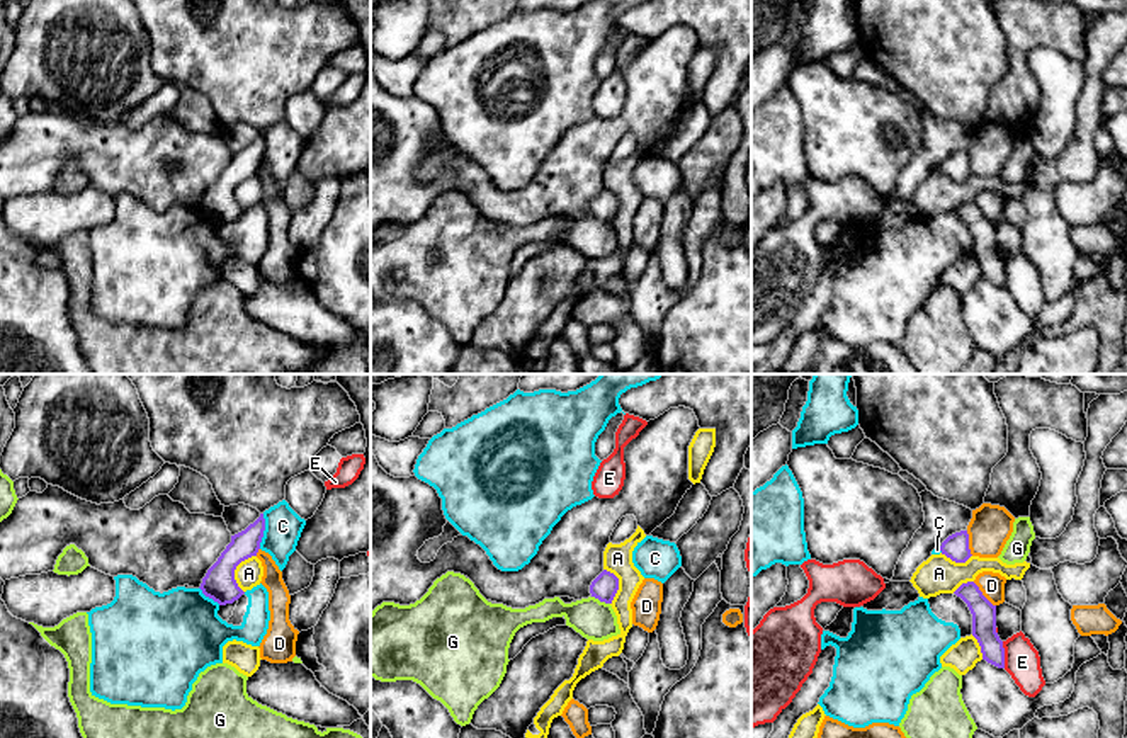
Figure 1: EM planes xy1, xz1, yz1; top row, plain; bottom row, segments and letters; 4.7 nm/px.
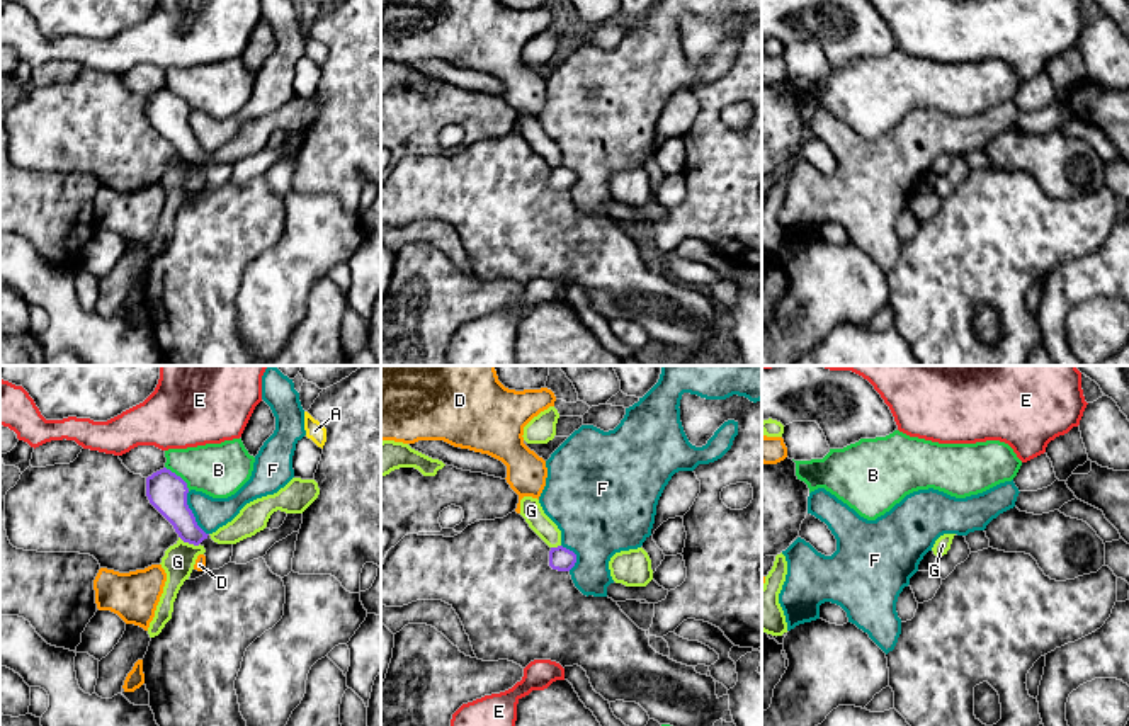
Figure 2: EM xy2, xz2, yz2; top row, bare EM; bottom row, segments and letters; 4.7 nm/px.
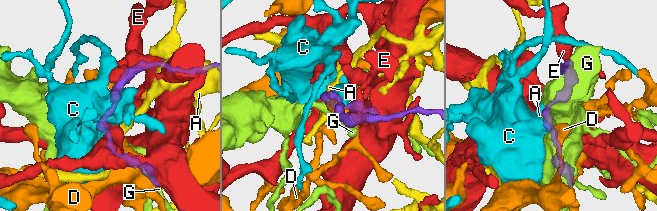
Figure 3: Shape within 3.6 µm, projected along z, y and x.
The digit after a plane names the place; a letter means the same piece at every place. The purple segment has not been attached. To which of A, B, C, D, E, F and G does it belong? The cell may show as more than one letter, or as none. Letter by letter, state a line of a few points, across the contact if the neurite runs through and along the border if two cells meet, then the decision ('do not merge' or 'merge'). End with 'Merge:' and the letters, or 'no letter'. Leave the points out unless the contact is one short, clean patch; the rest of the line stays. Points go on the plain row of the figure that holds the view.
A: do not merge
B: xy2 (165, 85), (189, 109) | do not merge
C: do not merge
D: do not merge
E: do not merge
F: xy2 (187, 111), (187, 126), (194, 140), (208, 153) | do not merge
G: do not merge
Merge: no letter

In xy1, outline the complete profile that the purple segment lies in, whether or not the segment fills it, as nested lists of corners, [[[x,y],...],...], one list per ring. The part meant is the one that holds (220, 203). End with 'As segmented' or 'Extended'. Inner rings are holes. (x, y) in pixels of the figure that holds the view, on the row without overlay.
[[[260,133],[260,136],[245,150],[231,155],[231,162],[202,197],[199,207],[206,216],[212,218],[219,224],[226,224],[233,223],[245,213],[235,199],[235,189],[241,180],[257,175],[263,150],[265,138],[263,133]]]. As segmented

